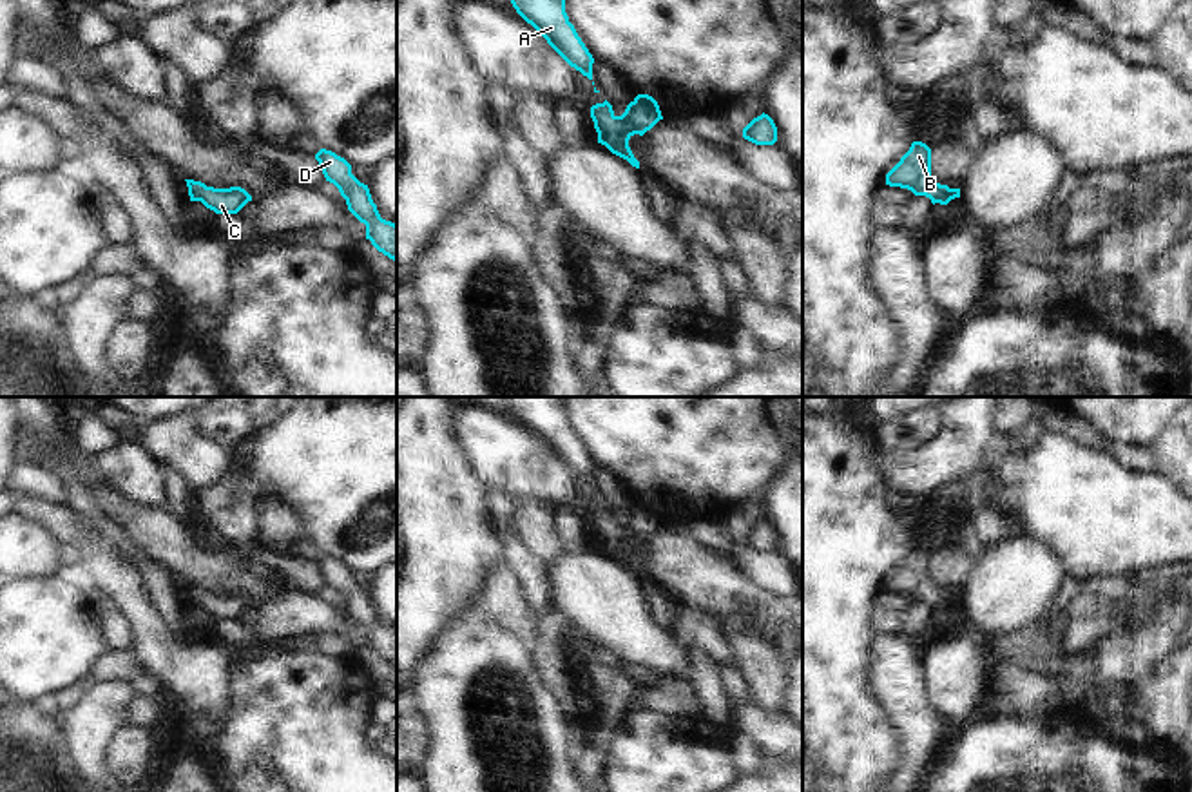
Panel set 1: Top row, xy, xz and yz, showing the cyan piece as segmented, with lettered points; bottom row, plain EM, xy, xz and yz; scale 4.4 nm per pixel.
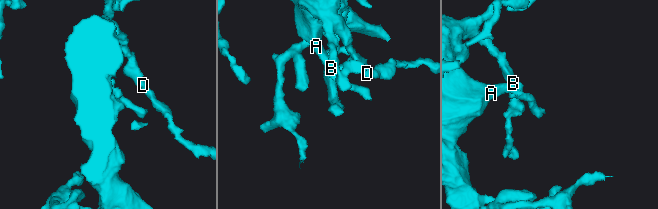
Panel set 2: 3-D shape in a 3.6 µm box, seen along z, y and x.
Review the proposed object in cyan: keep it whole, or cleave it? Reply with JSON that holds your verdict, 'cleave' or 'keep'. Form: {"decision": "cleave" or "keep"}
{"decision": "keep"}

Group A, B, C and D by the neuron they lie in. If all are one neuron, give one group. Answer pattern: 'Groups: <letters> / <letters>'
Groups: A B C D.

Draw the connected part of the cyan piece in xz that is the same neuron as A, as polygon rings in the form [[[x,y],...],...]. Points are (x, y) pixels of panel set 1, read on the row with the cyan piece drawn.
[[[511,0],[516,13],[576,71],[592,82],[594,58],[565,13],[565,0]]]

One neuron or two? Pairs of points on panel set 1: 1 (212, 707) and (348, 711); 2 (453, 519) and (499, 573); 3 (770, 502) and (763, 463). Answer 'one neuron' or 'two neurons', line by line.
1: two neurons
2: two neurons
3: two neurons

